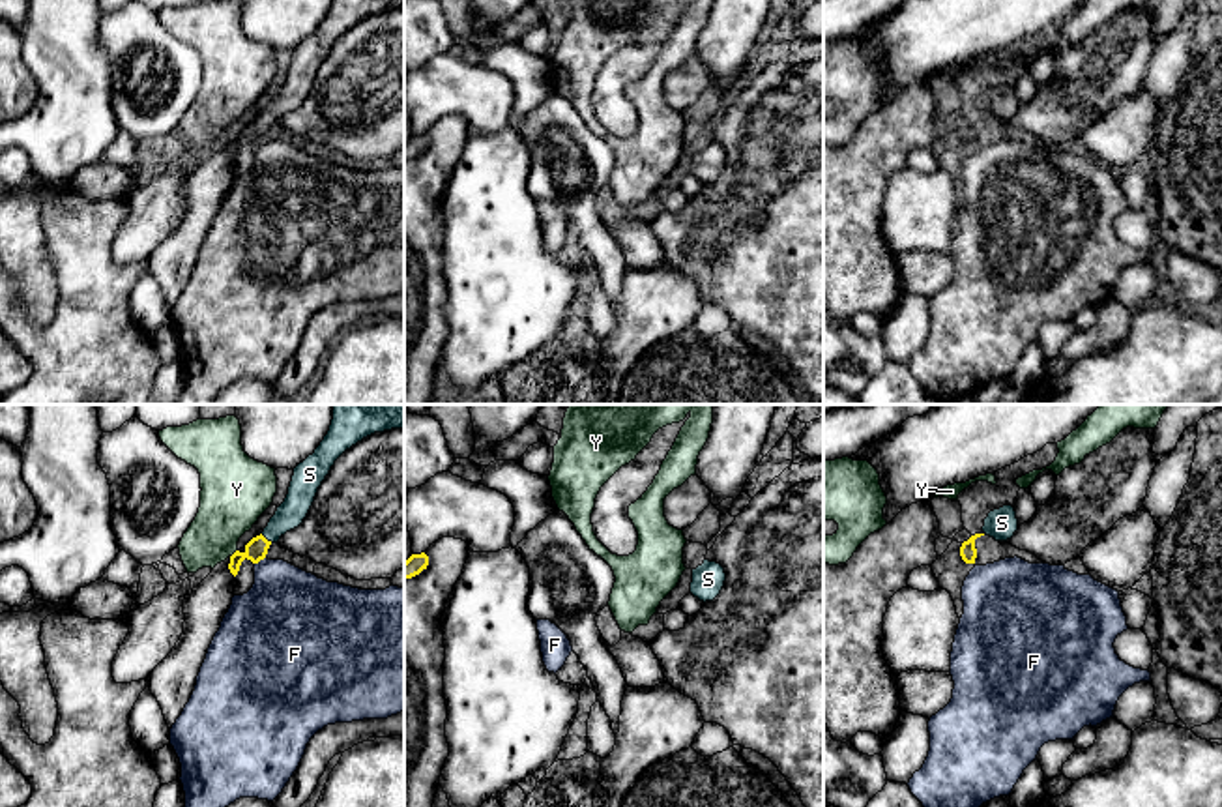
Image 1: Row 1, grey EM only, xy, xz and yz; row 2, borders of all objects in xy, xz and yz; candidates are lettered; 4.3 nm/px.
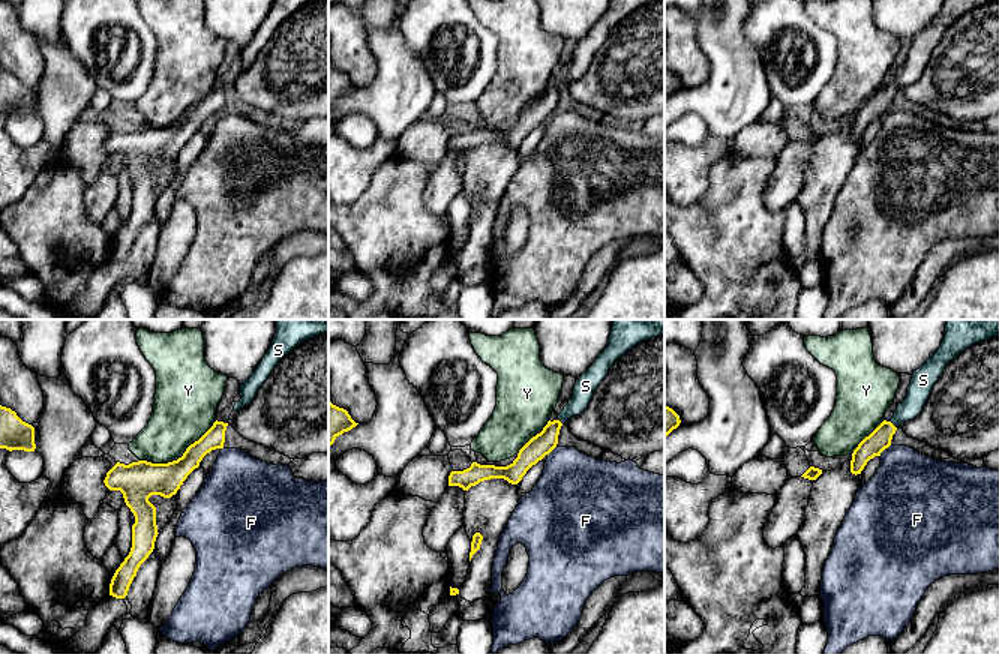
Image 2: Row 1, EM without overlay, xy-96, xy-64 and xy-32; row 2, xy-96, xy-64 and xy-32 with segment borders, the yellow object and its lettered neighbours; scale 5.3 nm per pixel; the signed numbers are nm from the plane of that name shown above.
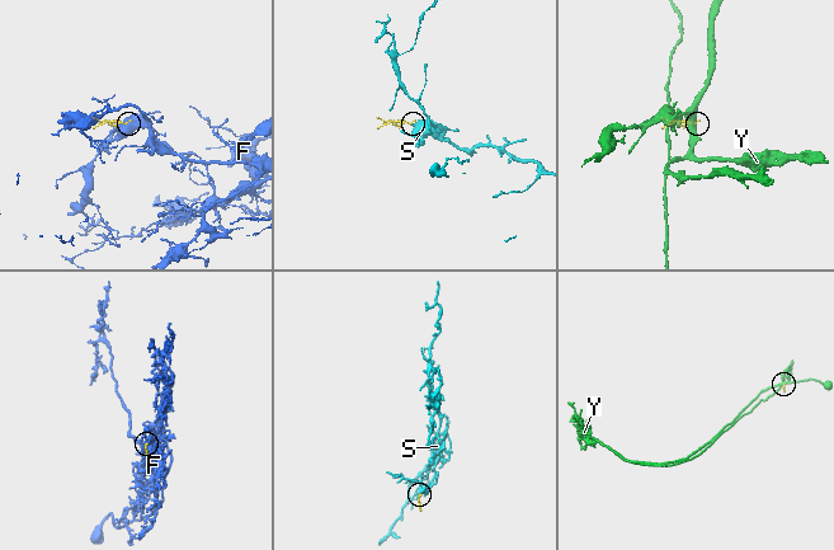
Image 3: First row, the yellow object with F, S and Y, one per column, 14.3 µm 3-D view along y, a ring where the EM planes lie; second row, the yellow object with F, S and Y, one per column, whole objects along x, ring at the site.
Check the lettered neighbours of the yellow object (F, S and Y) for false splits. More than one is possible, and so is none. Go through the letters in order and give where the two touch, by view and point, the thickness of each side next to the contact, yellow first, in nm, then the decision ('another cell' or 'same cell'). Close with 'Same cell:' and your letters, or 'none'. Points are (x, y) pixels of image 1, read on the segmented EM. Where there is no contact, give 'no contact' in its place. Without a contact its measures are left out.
F: meets yellow in xy at (259, 560); 90 nm thick on the yellow side, 360 nm on the other; another cell
S: meets yellow in xy at (264, 538); 90 nm thick on the yellow side, 120 nm on the other; same cell
Y: meets yellow in xy at (234, 553); 90 nm thick on the yellow side, 280 nm on the other; another cell
Same cell: S

